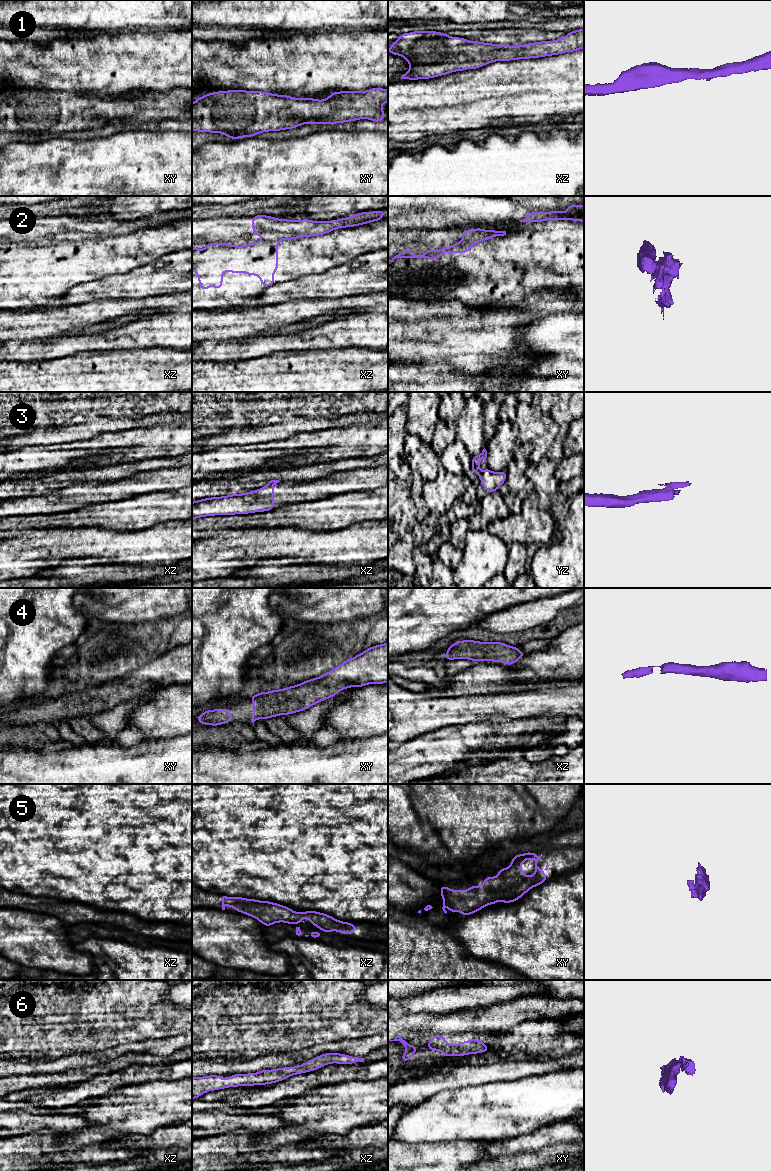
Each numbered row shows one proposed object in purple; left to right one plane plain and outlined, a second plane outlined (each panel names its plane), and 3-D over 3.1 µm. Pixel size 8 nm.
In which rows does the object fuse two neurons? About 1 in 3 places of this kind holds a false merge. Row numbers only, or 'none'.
2, 3

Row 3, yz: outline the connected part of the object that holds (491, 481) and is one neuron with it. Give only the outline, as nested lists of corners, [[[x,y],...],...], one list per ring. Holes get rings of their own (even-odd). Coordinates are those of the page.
[[[488,467],[482,472],[481,484],[488,493],[499,490],[507,477],[506,471],[492,472]]]

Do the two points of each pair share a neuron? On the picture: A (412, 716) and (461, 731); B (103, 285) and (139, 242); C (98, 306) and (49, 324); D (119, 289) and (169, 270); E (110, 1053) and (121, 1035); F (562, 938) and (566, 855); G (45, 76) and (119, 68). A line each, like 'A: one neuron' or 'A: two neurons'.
A: two neurons
B: two neurons
C: one neuron
D: one neuron
E: two neurons
F: two neurons
G: one neuron

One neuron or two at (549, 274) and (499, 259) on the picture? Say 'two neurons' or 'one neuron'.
one neuron

